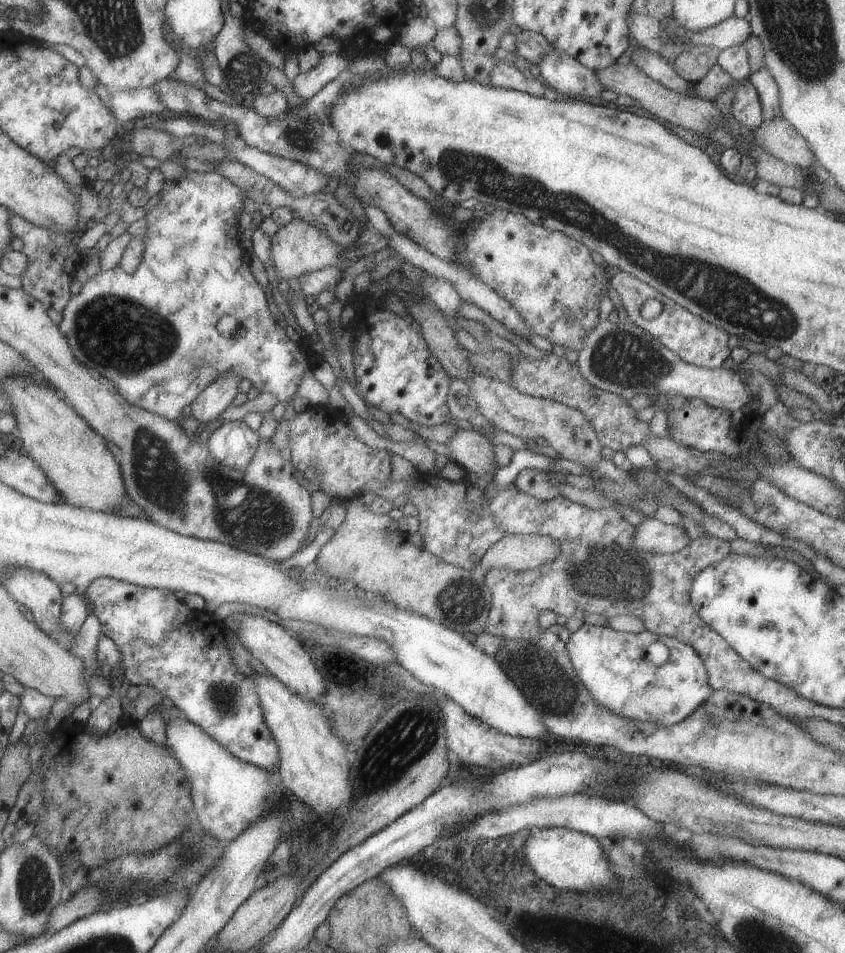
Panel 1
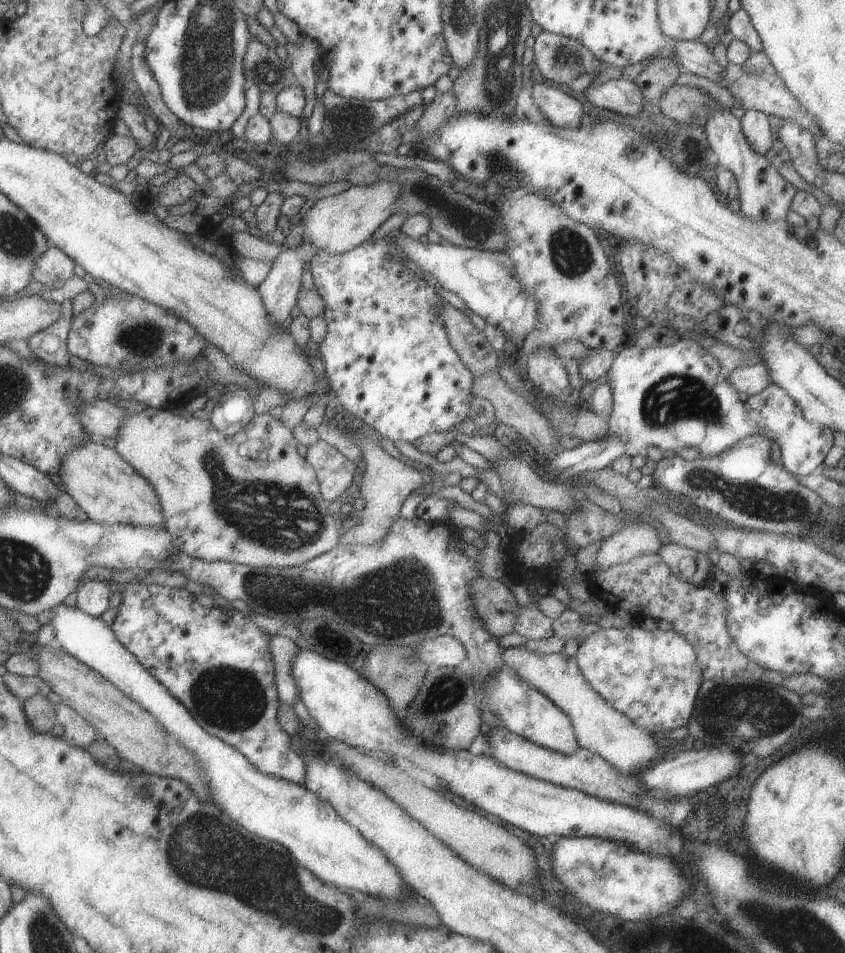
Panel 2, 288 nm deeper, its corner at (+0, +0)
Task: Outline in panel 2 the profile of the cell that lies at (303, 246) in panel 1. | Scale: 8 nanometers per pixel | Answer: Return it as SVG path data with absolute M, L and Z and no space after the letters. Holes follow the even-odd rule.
M377 182L371 186L353 186L341 194L317 200L305 214L299 214L299 220L303 224L301 230L303 244L311 244L315 252L325 252L331 256L345 254L355 246L363 244L393 214L391 204L395 198L397 198L395 184Z

